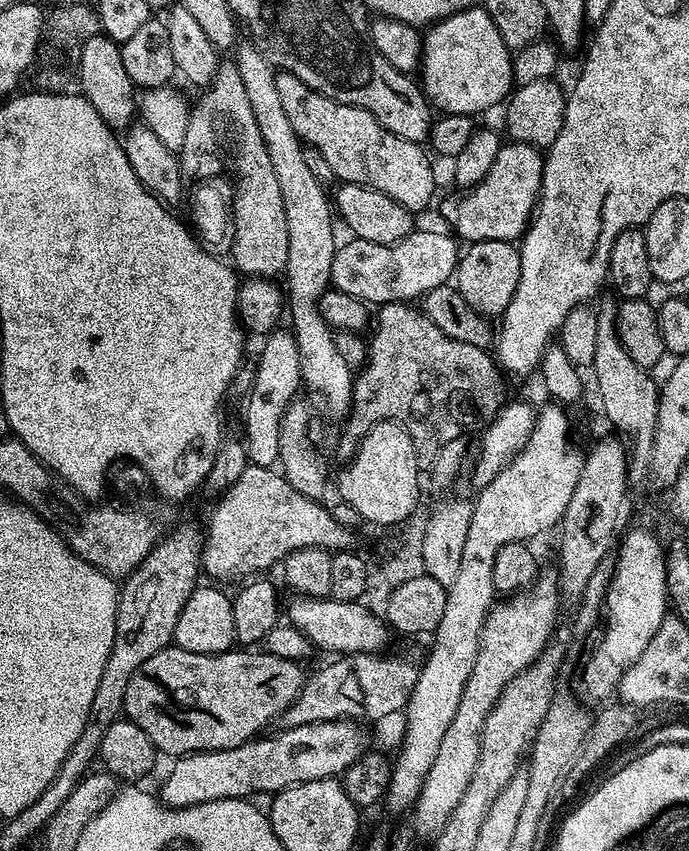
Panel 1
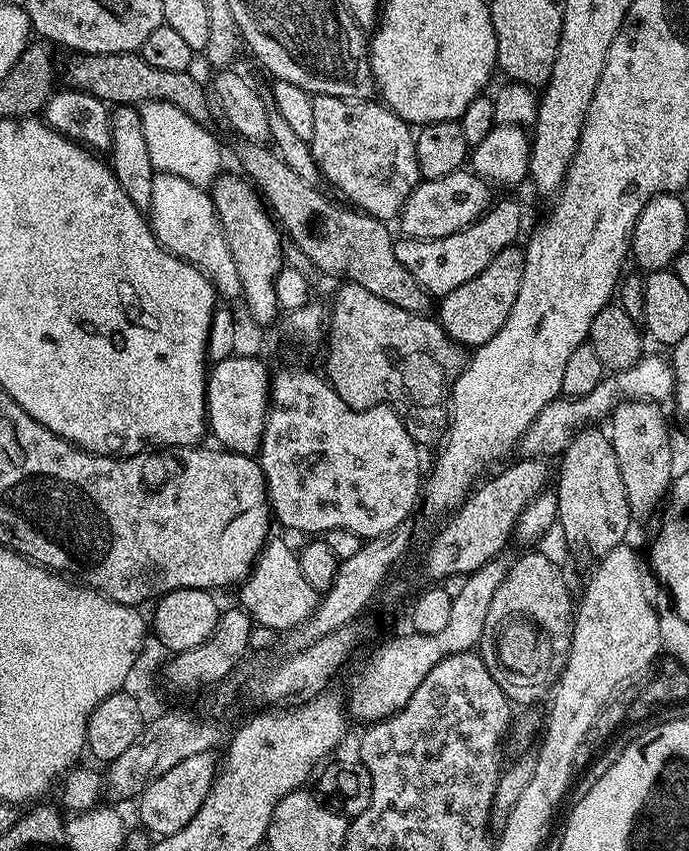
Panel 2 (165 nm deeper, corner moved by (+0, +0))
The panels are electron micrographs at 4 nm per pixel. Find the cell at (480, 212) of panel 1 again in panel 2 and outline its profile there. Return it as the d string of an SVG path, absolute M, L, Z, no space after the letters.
M471 170L446 174L446 178L421 179L410 198L406 198L398 217L398 225L400 224L401 230L404 231L401 233L410 240L433 240L461 232L488 211L494 200L491 190L493 191L489 181Z

